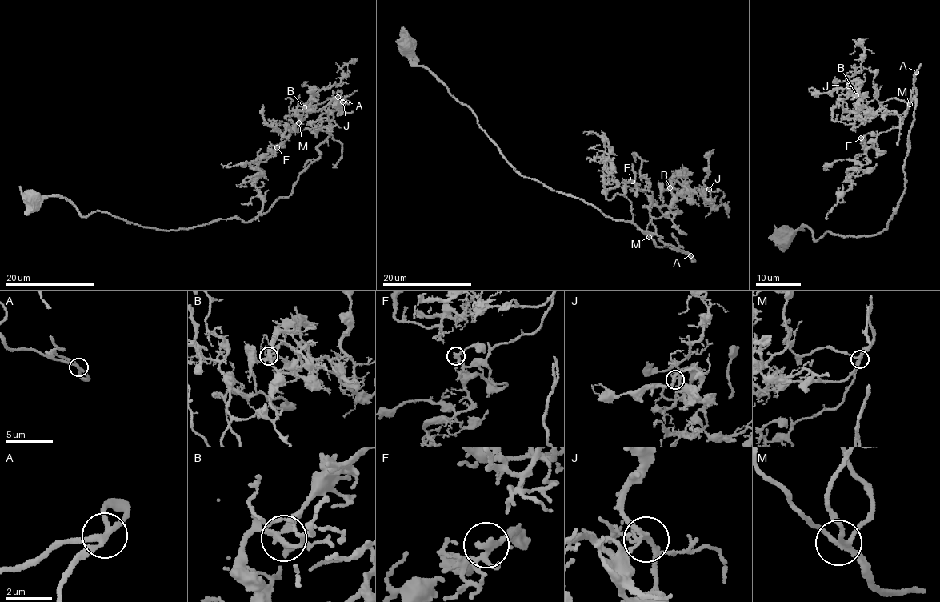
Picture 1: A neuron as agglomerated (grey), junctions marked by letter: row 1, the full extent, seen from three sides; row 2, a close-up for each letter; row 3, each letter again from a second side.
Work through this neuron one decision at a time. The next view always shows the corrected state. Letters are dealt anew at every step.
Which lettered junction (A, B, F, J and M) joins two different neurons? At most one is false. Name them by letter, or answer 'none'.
none

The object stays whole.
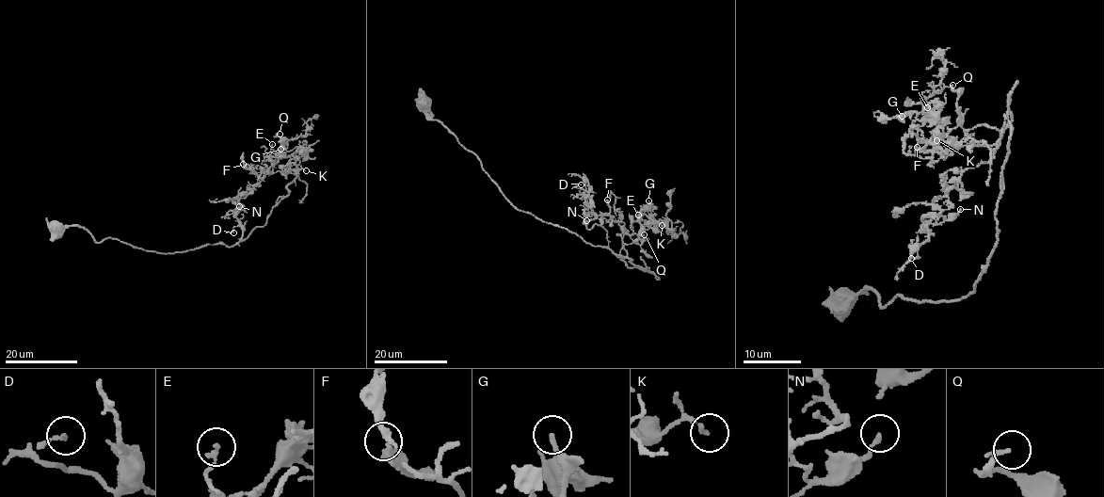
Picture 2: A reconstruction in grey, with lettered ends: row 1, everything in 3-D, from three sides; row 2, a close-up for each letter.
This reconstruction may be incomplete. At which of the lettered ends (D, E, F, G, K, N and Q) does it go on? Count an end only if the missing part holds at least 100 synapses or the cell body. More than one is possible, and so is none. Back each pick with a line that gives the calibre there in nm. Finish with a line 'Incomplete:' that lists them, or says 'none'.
Incomplete: none

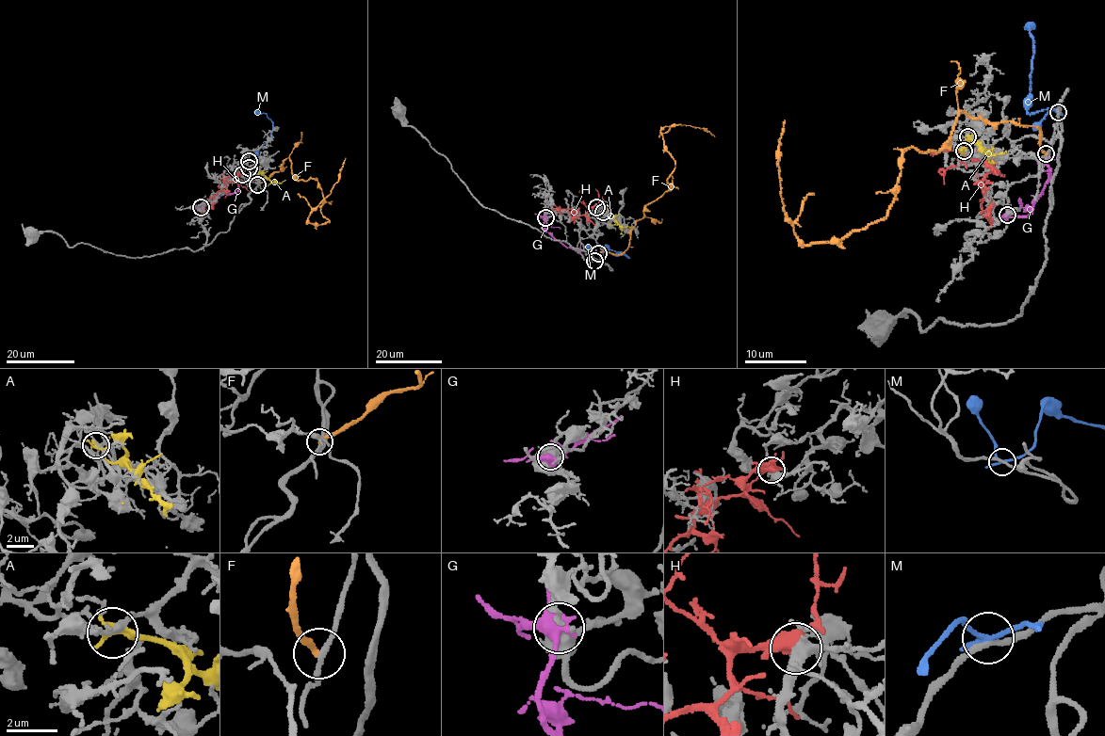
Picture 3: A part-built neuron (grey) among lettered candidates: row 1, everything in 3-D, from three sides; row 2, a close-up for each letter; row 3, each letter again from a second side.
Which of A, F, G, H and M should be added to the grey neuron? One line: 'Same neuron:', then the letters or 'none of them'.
Same neuron: none of them

